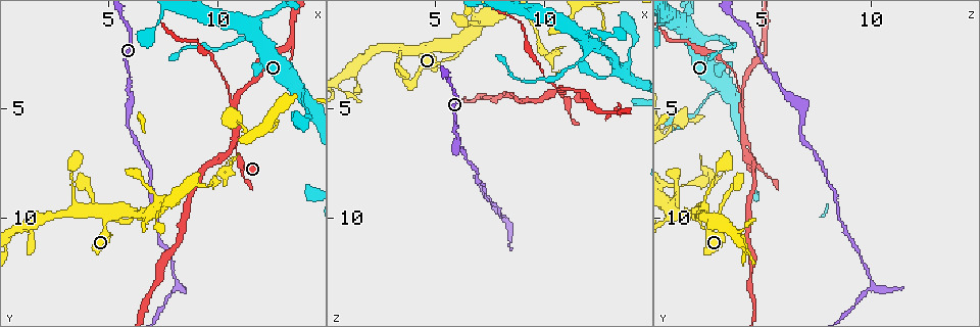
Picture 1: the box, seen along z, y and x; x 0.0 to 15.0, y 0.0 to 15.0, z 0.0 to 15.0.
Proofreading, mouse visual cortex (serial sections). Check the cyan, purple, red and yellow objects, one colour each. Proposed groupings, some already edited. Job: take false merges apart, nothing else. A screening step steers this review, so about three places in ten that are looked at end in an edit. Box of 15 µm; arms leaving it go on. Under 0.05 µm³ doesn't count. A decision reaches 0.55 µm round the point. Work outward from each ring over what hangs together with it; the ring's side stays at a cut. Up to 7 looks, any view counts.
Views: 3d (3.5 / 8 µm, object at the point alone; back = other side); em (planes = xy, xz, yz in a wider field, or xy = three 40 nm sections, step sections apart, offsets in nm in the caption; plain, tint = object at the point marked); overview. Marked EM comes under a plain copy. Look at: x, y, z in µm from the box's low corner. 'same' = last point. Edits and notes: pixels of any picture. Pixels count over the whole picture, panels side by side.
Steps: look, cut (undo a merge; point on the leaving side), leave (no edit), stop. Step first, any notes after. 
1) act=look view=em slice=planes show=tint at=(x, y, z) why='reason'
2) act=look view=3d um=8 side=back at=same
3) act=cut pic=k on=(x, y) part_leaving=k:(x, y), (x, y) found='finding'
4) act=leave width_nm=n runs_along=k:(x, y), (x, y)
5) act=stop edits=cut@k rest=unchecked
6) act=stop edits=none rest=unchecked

act=look view=3d um=8 at=(1.4, 10.8, 4.0) why='calibre changes'

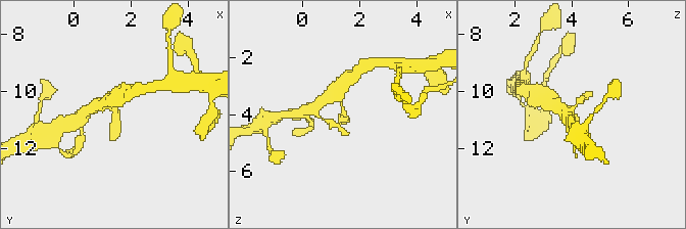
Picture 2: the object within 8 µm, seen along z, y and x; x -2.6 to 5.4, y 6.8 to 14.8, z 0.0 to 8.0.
act=look view=3d um=3.5 side=back at=(1.4, 10.8, 4.1)

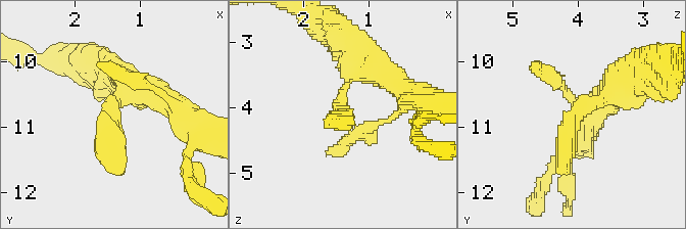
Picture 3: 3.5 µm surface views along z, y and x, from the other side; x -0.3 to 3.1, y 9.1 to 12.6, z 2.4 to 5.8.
act=look view=em slice=xy step=1 show=tint at=(1.50, 10.80, 4.00)

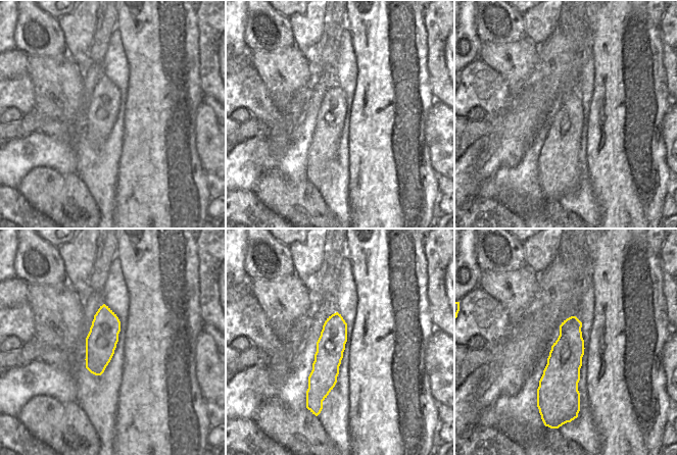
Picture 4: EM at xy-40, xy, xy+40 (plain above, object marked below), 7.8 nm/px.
act=leave found='one cell here'

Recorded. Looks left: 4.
act=look view=em slice=xy step=1 show=tint at=(6.0, 9.7, 2.1) why='thick turns thin'

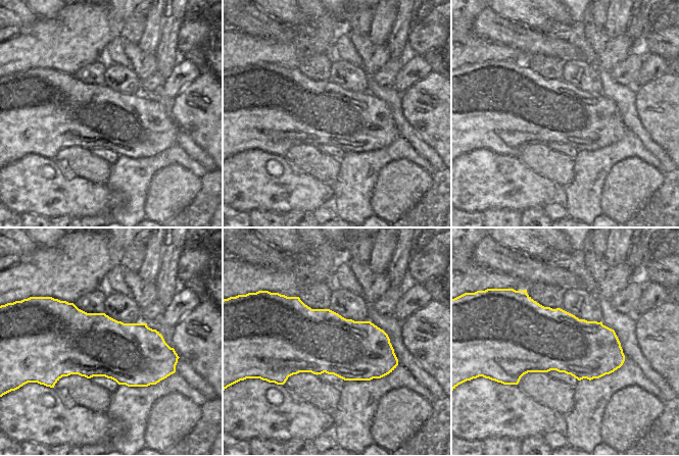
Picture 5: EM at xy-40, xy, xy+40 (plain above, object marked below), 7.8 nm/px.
act=look view=3d um=3.5 at=same why='see where the arms go'

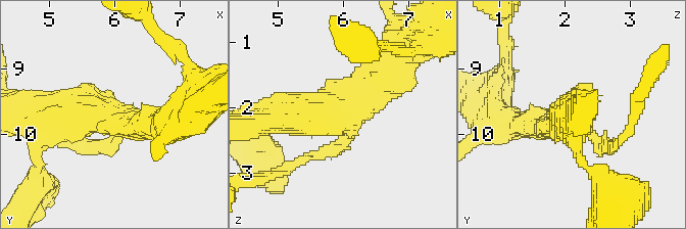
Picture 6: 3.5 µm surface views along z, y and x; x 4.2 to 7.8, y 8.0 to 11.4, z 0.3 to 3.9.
act=leave arm_widths_nm=200,450,600 runs_along=6:(279, 115), (344, 115), (397, 70) found='all the same cell'

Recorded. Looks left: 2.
act=look view=3d um=3.5 at=(10.0, 8.3, 2.4) why='calibre changes'

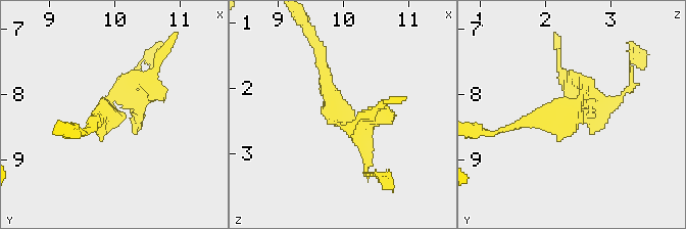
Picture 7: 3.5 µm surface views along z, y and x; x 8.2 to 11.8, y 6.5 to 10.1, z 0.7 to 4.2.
act=look view=em slice=xy step=1 show=tint at=(9.85, 8.30, 2.40)

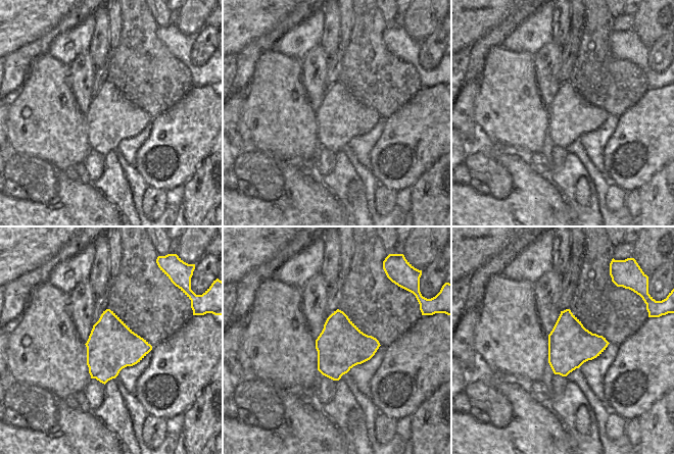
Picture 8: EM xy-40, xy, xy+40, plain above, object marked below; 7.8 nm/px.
act=cut pic=7 on=(341, 121) part_leaving=7:(325, 82), (346, 129), (369, 112) found='two cells meet here'

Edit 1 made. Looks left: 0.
act=stop edits=cut@7 rest=unchecked

